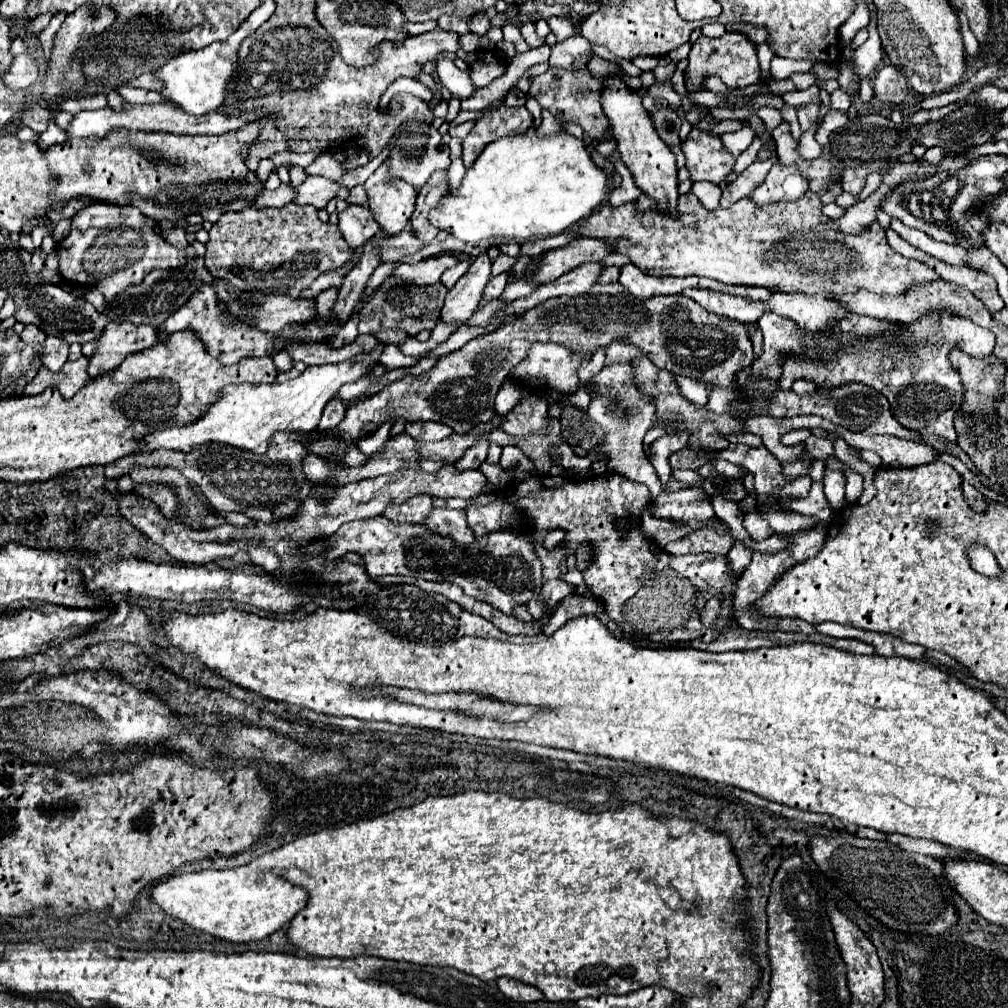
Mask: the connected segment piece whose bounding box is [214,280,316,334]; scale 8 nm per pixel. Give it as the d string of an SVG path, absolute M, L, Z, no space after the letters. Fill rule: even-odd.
M214 280L216 294L230 306L232 312L238 316L250 316L252 322L262 330L270 334L278 334L288 324L306 324L316 316L314 300L304 298L290 298L280 294L258 294L248 292L244 294L246 306L242 306L236 296L230 296L226 292L224 280Z

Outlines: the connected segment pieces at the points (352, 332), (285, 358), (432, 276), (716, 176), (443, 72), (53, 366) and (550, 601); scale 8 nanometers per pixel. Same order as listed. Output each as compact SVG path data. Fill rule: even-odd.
M354 314L354 316L348 320L348 324L344 324L344 328L340 328L338 336L334 336L334 338L328 342L328 346L332 346L332 348L342 348L342 346L354 342L356 336L358 336L358 316Z
M282 350L282 352L278 352L274 356L274 364L276 364L278 372L288 372L288 370L294 368L294 360L292 360L292 356L286 350Z
M442 254L442 256L436 256L436 258L428 258L428 260L422 260L422 262L416 262L416 264L400 264L392 276L394 278L400 278L404 282L410 282L410 284L418 284L418 286L430 286L430 284L436 284L442 276L442 272L450 266L458 264L458 260L450 254Z
M696 128L690 130L688 138L682 142L682 152L692 182L706 180L720 184L732 172L736 162L736 158L724 150L724 144L716 134Z
M438 60L436 62L436 74L438 80L442 82L442 86L458 100L464 100L468 96L472 96L474 86L472 80L468 76L468 72L462 72L454 66L452 60Z
M48 336L40 346L40 362L50 370L56 372L68 360L68 344L58 336Z
M552 578L552 580L544 580L544 586L542 586L542 596L546 596L546 604L548 608L552 610L560 600L564 600L566 596L570 596L574 592L574 586L572 584L566 584L558 578Z

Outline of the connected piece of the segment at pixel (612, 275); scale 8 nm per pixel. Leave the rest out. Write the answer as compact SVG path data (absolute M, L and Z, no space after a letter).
M604 266L600 276L598 276L598 284L616 284L620 278L620 266Z

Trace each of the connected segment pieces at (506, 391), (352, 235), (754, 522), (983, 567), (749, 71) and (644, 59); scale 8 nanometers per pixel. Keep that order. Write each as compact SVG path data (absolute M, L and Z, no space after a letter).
M504 382L504 386L500 388L500 392L498 392L498 396L496 396L496 402L494 402L494 410L500 414L500 416L504 416L504 414L508 414L512 408L514 408L514 404L518 402L518 398L520 398L520 392L518 392L518 388L516 386L512 386L512 382Z
M348 206L344 212L340 212L338 228L352 250L362 248L378 232L378 224L372 220L372 214L364 206Z
M750 512L744 516L744 528L748 530L748 534L754 540L764 540L764 538L770 538L770 534L774 534L768 520L764 516L760 516L758 512Z
M970 544L970 548L966 550L966 558L972 570L982 572L986 576L998 576L998 564L994 554L982 546L982 544Z
M726 32L720 38L700 36L694 42L688 58L690 60L685 70L687 90L702 91L704 78L708 78L708 76L718 76L730 90L760 84L760 68L758 68L758 58L756 58L756 46L744 34Z
M639 56L636 57L632 62L641 70L641 71L650 71L653 70L659 63L658 57L655 56Z

